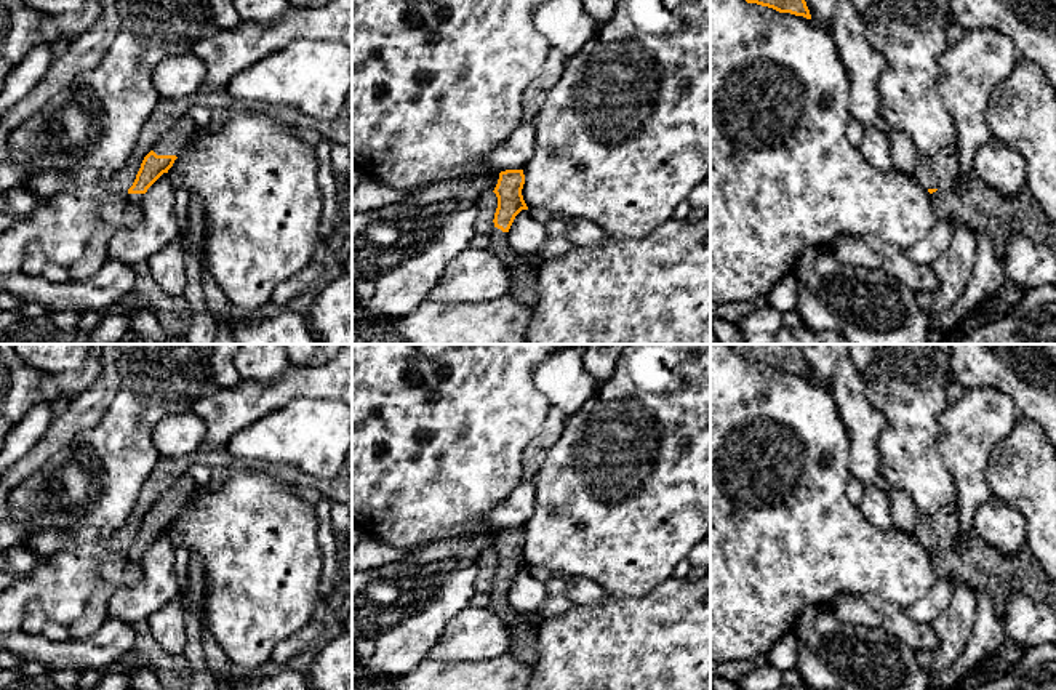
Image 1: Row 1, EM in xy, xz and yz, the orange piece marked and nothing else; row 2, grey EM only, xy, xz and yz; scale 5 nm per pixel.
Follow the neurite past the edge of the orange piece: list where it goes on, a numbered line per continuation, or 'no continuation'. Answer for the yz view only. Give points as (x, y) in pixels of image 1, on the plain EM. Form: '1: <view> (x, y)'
1: yz (970, 561)

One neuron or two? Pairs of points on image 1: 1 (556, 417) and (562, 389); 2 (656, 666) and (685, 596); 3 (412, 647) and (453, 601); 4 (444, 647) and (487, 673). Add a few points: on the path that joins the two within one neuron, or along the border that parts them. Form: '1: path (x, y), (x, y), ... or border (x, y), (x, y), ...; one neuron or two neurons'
1: border (552, 407), (565, 413); two neurons
2: path (674, 649), (685, 637), (685, 613); one neuron
3: path (418, 636), (442, 612); one neuron
4: border (503, 653), (480, 660), (428, 660); two neurons

